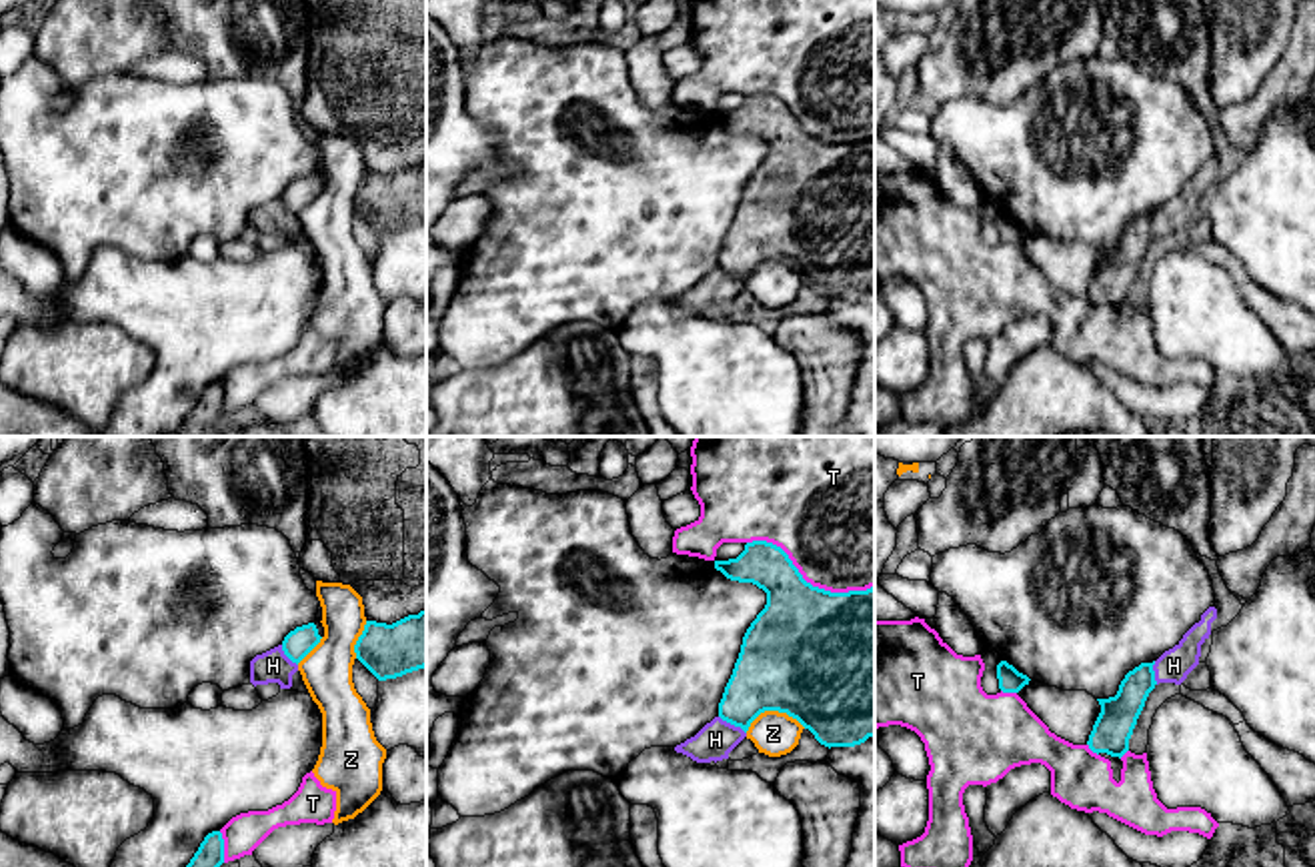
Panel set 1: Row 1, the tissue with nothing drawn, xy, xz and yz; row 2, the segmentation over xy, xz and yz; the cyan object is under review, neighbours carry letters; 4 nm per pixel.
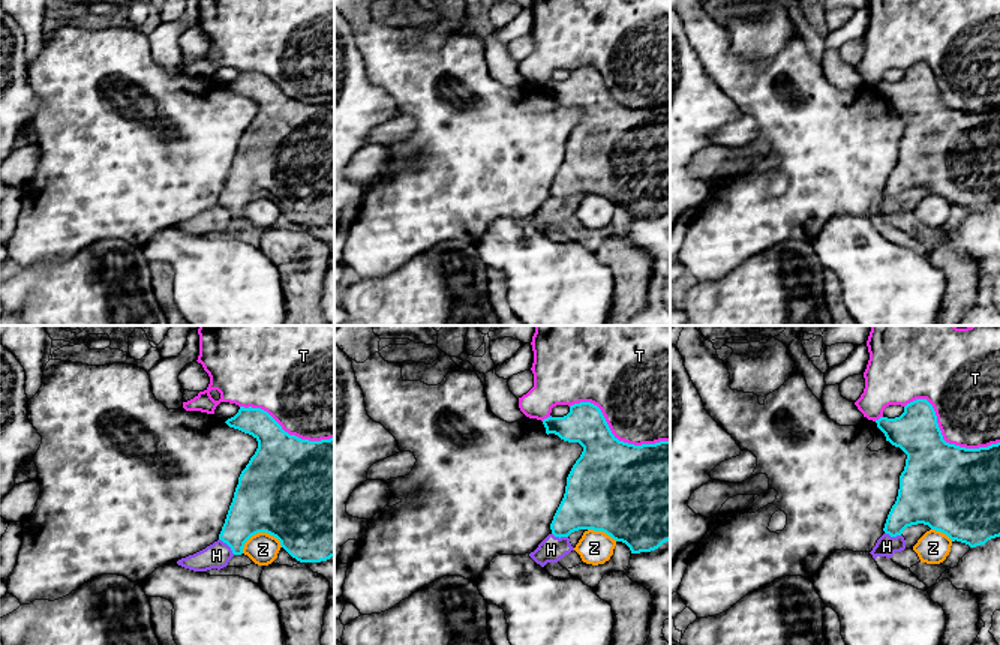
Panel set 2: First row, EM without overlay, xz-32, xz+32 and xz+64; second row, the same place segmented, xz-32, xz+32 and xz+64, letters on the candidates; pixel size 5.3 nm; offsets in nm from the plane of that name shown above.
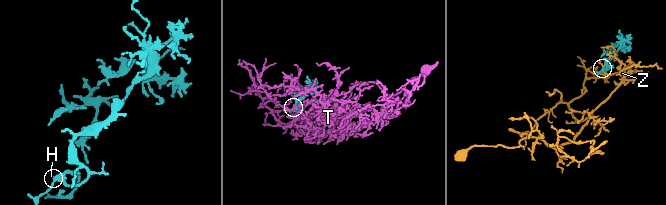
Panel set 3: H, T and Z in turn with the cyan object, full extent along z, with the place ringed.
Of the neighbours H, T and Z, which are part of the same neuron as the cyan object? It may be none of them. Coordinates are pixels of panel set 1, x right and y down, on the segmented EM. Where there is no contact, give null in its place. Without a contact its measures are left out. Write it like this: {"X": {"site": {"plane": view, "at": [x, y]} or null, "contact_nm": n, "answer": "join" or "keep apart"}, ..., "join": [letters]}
{"H": {"site": {"plane": "xz", "at": [733, 723]}, "contact_nm": 130, "answer": "keep apart"}, "T": {"site": {"plane": "xz", "at": [805, 581]}, "contact_nm": 550, "answer": "keep apart"}, "Z": {"site": {"plane": "xz", "at": [773, 709]}, "contact_nm": 240, "answer": "keep apart"}, "join": []}

